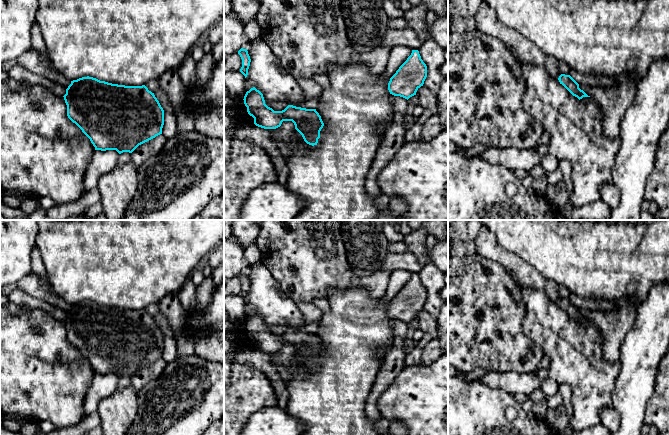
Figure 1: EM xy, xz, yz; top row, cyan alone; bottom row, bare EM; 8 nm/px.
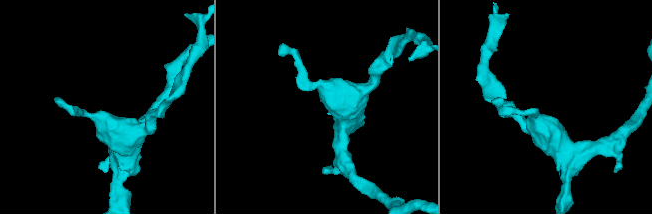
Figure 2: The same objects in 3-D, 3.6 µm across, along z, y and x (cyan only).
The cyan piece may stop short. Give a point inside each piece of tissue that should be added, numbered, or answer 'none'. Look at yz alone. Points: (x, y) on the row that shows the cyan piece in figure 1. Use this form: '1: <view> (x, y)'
none

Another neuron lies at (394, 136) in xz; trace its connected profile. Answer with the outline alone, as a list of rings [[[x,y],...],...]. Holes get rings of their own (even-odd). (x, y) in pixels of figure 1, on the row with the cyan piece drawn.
[[[395,96],[393,99],[393,121],[384,133],[381,146],[376,152],[369,175],[377,176],[405,144],[405,126],[403,122],[407,117],[407,109],[407,99]]]

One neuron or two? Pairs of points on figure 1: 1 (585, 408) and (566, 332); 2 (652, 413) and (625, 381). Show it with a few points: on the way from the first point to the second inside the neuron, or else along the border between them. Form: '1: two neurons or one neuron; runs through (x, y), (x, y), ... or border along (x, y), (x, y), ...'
1: one neuron; runs through (584, 389), (584, 369), (576, 358), (575, 351)
2: two neurons; border along (655, 384), (655, 390), (646, 406), (644, 424)

